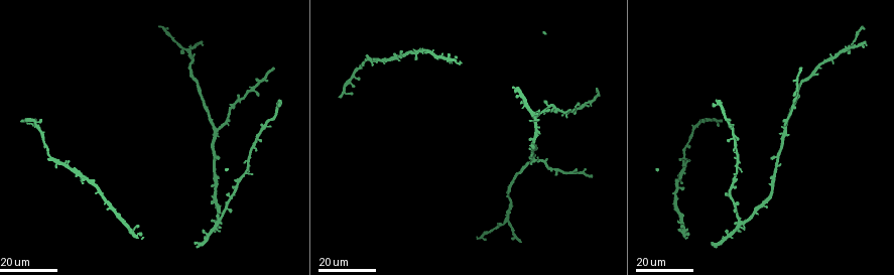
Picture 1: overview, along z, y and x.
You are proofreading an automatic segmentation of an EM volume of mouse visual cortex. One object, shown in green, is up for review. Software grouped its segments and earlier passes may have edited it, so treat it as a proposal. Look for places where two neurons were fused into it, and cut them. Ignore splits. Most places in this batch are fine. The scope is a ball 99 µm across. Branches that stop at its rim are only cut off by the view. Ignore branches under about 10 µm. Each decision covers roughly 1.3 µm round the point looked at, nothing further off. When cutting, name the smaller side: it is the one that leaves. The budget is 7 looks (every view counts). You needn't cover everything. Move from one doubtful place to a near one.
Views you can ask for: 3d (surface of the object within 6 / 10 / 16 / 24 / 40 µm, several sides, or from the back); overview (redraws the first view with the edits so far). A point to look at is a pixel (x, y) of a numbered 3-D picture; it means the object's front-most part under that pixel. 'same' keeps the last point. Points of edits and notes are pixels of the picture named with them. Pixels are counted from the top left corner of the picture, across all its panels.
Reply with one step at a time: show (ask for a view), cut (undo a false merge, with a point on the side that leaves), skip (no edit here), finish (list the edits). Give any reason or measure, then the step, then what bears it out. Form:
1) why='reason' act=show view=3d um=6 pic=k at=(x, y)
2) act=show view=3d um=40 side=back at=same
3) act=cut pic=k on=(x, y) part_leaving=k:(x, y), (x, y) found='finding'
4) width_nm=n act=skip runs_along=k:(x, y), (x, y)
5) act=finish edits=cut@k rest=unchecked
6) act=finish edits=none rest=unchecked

act=show view=3d um=24 pic=1 at=(217, 129)

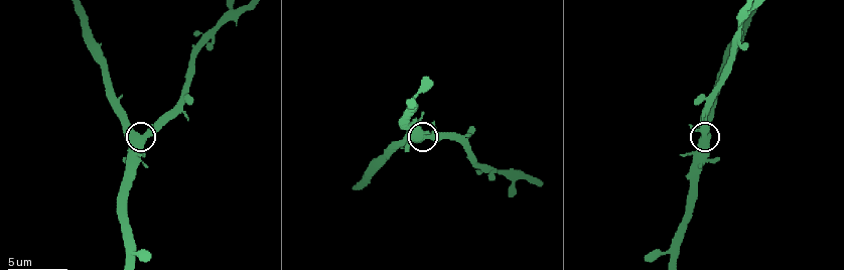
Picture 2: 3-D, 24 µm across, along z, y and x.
act=show view=3d um=10 pic=2 at=(143, 137)

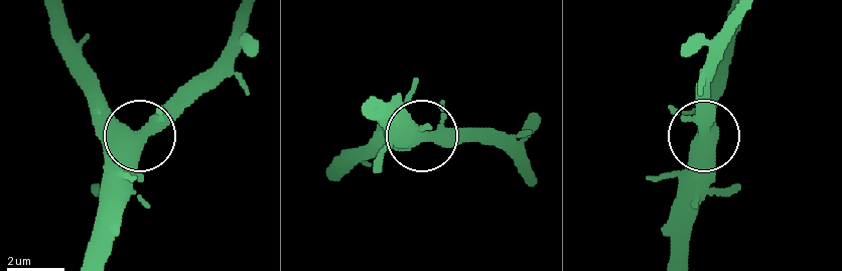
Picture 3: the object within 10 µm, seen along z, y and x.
act=show view=3d um=10 side=back pic=3 at=(706, 136)

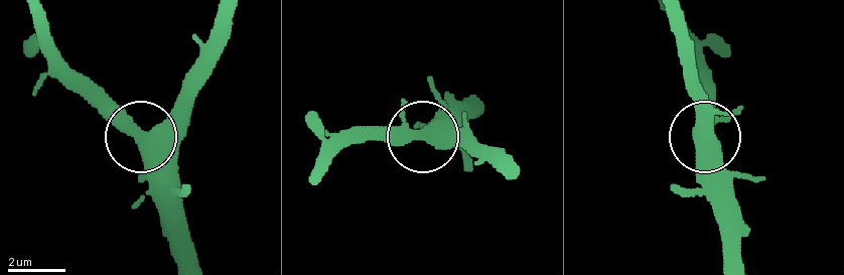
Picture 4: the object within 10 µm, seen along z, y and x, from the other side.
act=skip found='all the same neuron'

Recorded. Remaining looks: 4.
why='three arms meet' act=show view=3d um=16 pic=1 at=(548, 106)

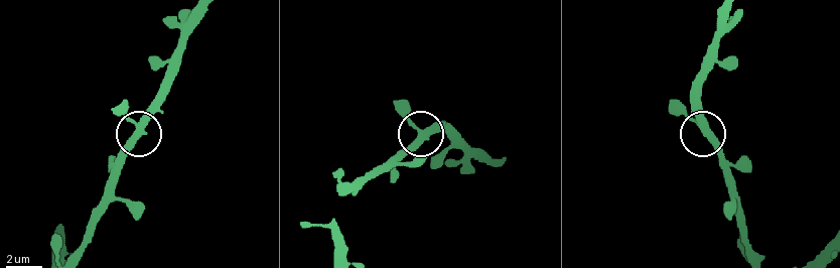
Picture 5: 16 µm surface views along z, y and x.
act=show view=3d um=6 pic=5 at=(420, 131)

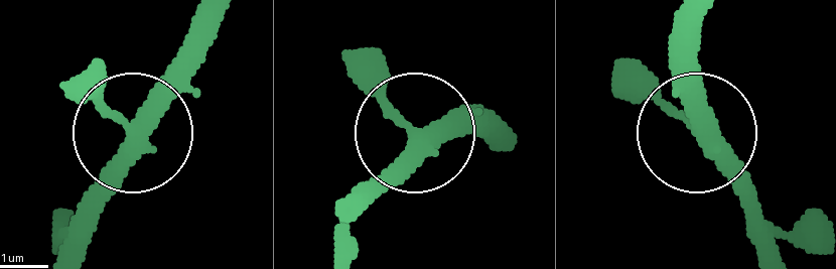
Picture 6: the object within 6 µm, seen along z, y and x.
why='from behind' act=show view=3d um=6 side=back pic=6 at=(134, 123)

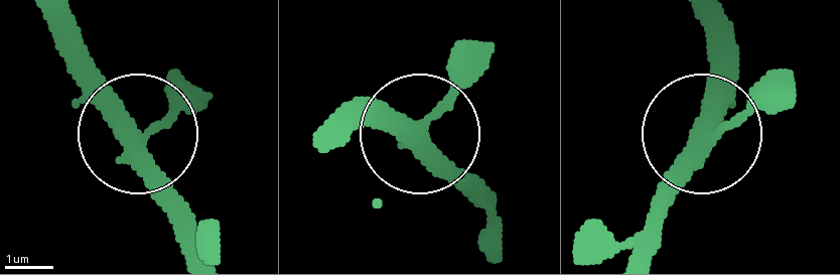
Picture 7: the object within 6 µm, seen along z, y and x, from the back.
act=skip runs_along=7:(639, 255), (647, 219), (695, 146), (779, 90) found='continuous, no second neuron'

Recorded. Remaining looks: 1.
act=finish edits=none rest=unchecked

